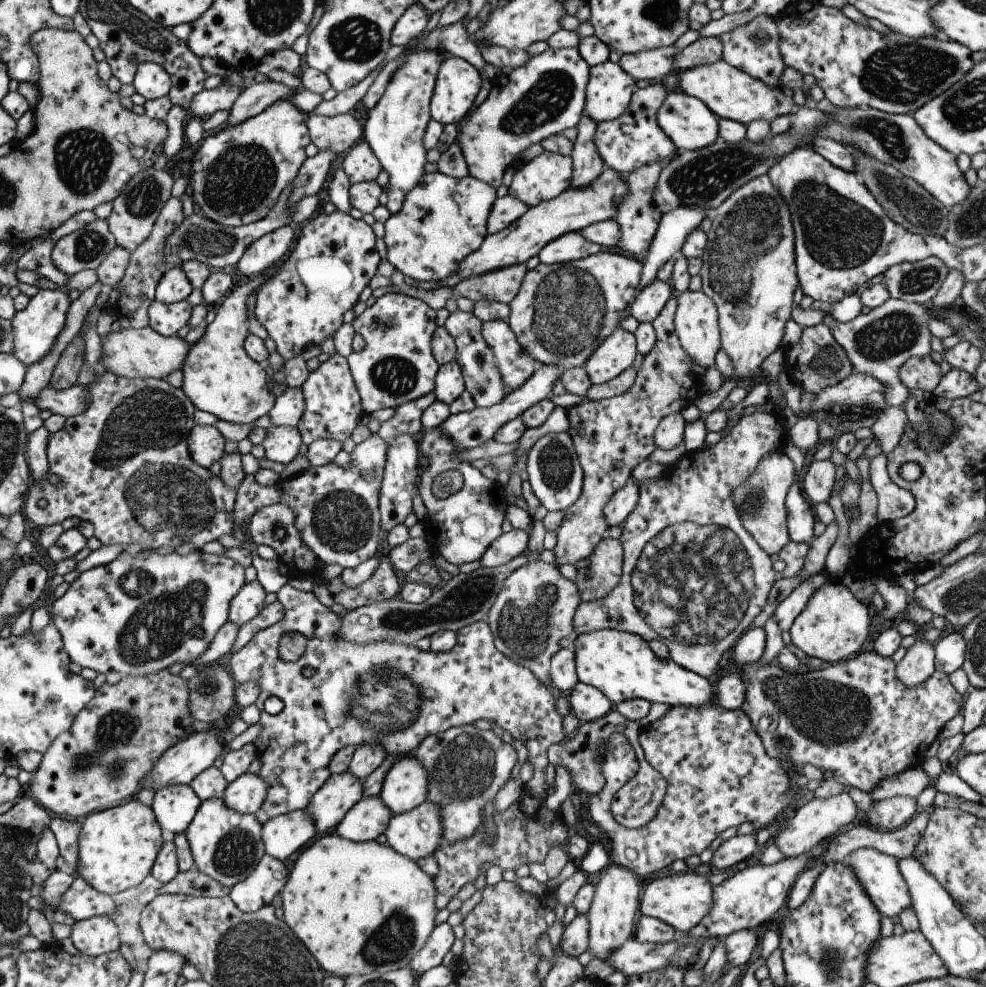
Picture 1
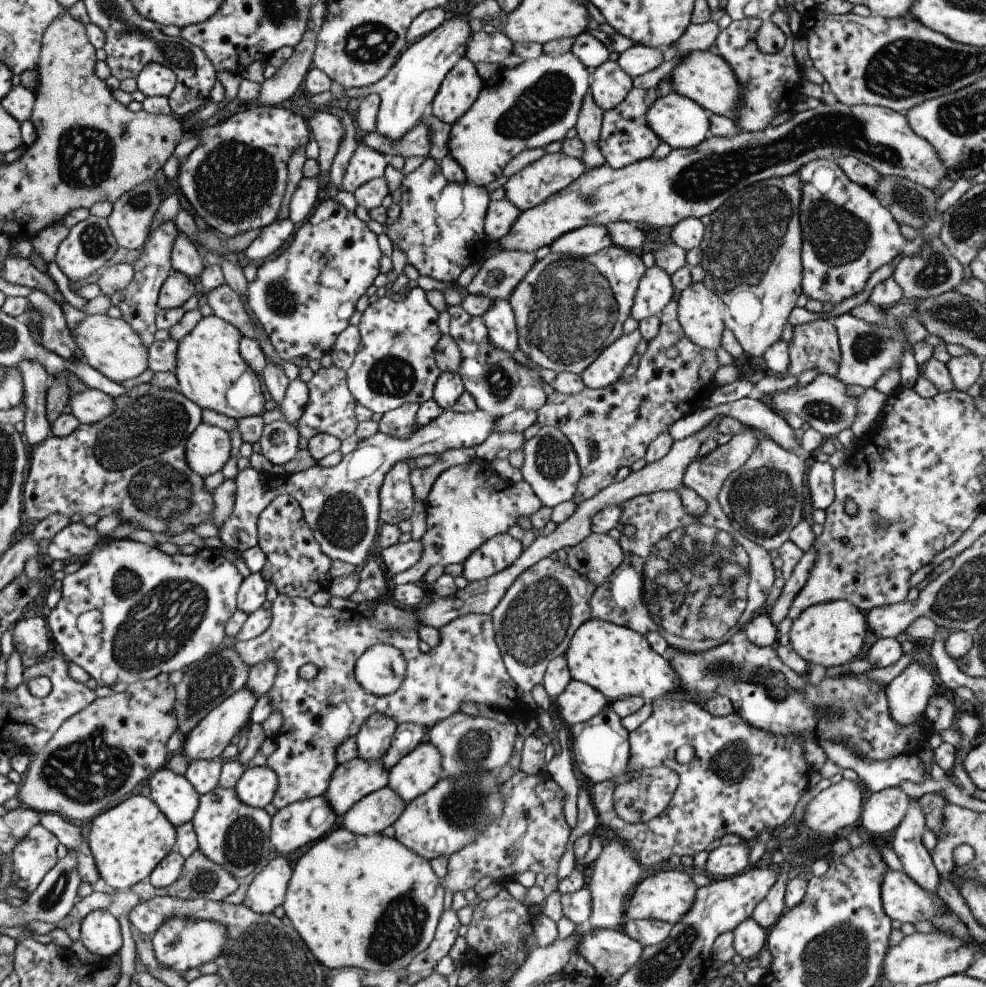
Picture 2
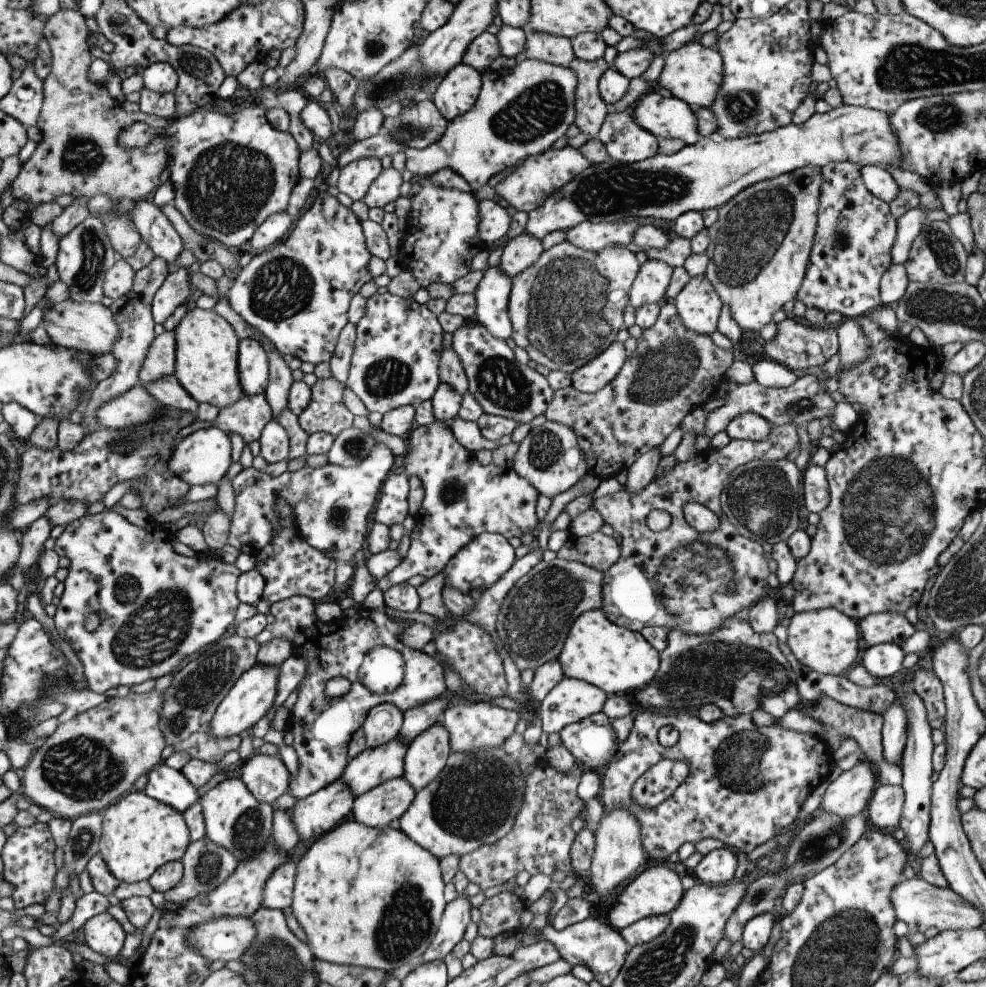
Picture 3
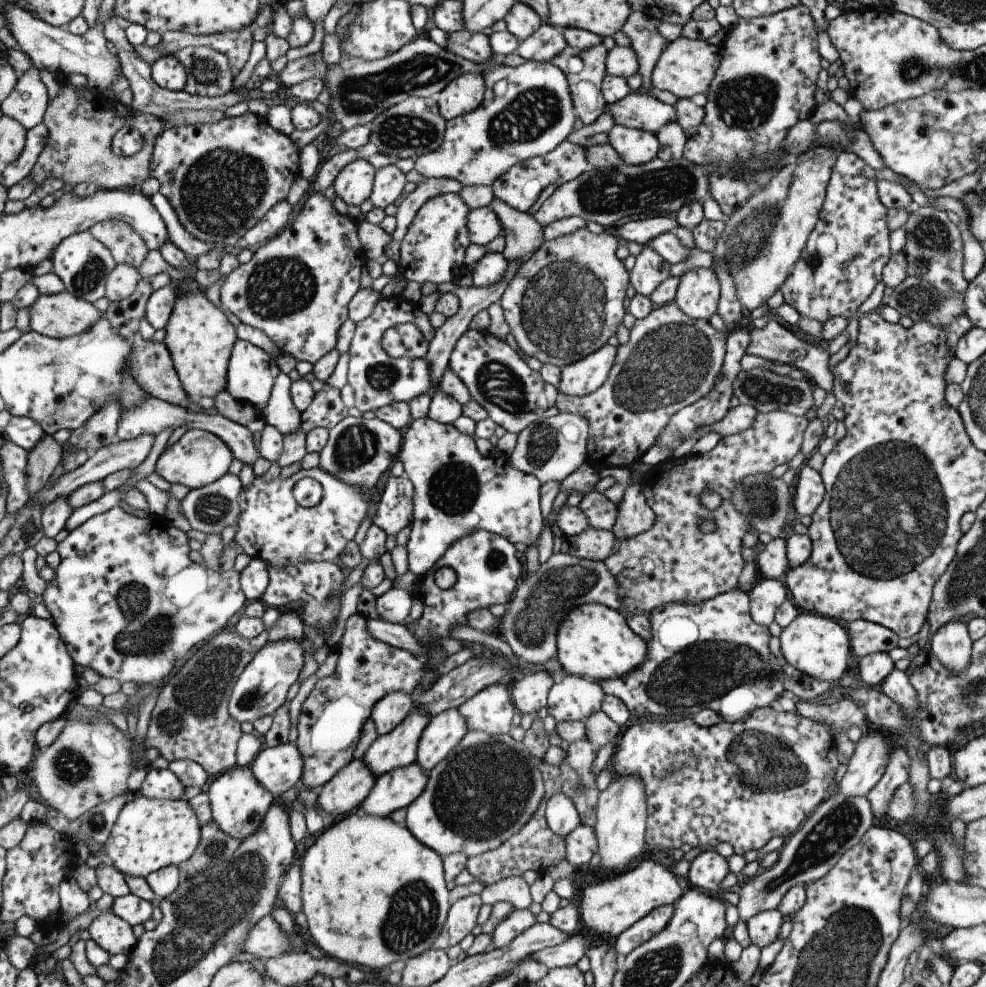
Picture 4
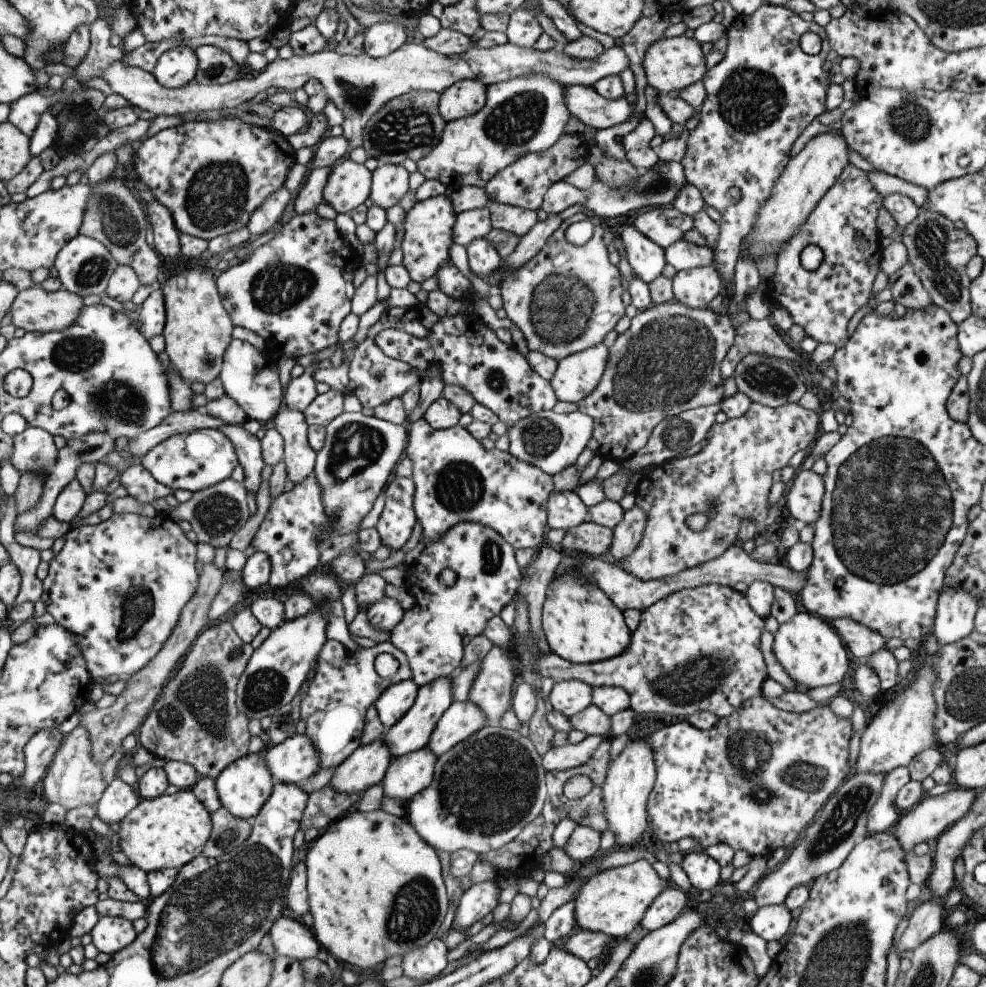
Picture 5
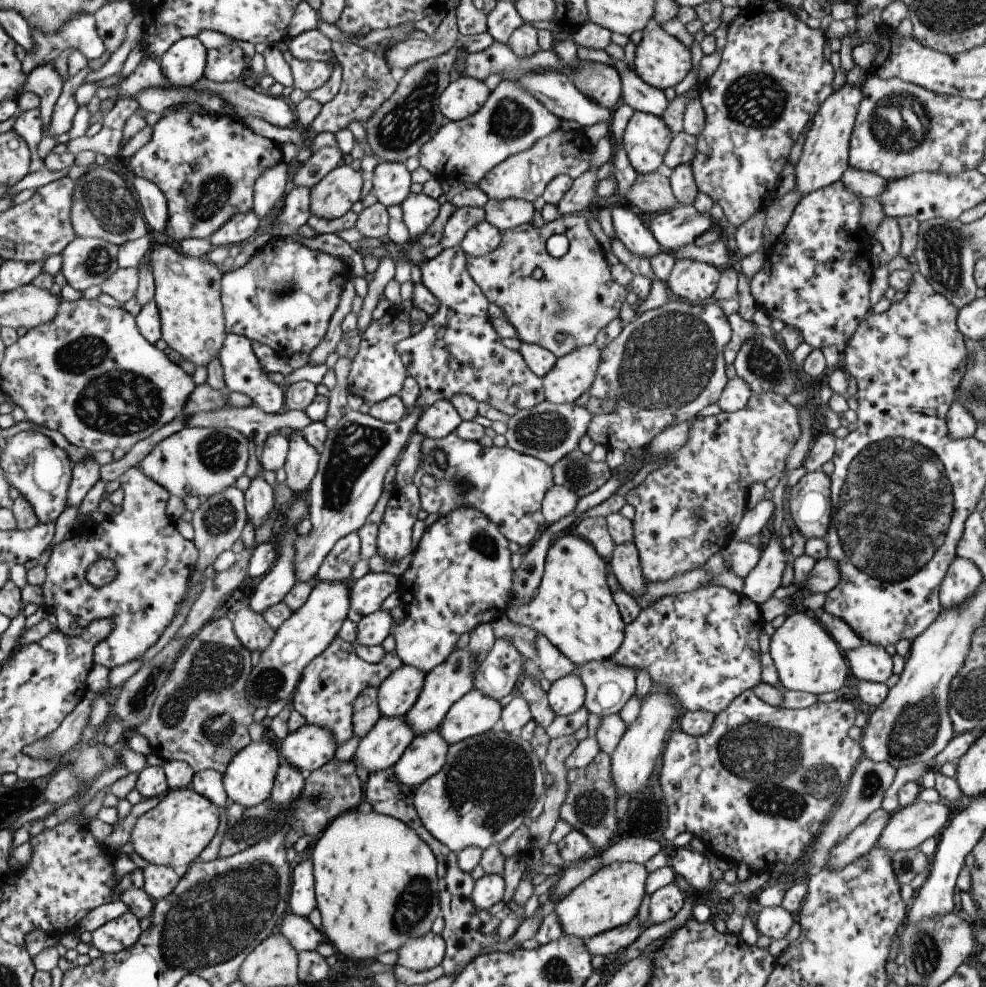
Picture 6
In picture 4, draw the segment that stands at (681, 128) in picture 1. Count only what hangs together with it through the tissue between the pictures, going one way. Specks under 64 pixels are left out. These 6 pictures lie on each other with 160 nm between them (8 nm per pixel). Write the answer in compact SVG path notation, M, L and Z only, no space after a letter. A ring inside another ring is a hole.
M631 91L621 100L605 104L615 125L656 133L659 127L675 120L675 109L649 94Z

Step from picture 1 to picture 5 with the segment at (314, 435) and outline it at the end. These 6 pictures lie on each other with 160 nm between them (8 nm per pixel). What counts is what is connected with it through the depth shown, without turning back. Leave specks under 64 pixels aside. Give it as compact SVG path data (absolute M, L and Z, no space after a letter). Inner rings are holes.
M329 389L327 392L315 396L302 415L308 425L325 427L332 418L343 412L342 404L343 394Z

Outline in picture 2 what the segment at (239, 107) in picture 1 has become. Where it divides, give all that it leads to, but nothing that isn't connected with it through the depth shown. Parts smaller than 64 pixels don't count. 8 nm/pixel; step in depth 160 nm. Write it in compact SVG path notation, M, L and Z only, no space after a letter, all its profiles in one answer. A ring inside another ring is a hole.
M308 27L305 34L301 36L300 42L293 46L293 54L289 56L289 60L287 60L271 78L267 78L267 80L264 80L259 86L259 96L255 98L257 106L276 106L277 104L281 104L281 102L289 99L295 90L299 88L299 84L303 83L303 78L305 78L305 74L309 71L313 48L315 48L315 34L315 30L311 30L311 28Z

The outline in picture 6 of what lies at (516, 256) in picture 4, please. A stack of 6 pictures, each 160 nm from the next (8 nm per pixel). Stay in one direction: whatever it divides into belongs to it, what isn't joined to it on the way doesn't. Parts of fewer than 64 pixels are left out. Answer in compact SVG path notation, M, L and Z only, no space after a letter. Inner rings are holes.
M506 198L500 201L487 199L482 209L484 219L500 232L531 222L534 211L531 201L518 198Z

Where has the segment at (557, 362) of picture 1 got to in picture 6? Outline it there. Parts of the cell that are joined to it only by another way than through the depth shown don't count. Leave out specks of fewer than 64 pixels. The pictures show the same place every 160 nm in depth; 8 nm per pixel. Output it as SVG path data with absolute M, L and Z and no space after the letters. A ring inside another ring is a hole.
M581 214L559 215L556 219L535 227L529 223L520 224L501 232L499 244L490 252L478 257L466 256L466 269L483 296L491 304L495 303L504 318L515 330L515 336L521 343L542 346L558 359L574 348L593 344L595 334L613 318L617 318L628 289L619 286L610 275L605 263L604 251L587 227ZM552 234L563 234L568 240L568 250L561 257L551 257L545 251L545 240ZM539 268L541 278L536 280L531 272ZM563 334L565 338L557 342L553 336Z

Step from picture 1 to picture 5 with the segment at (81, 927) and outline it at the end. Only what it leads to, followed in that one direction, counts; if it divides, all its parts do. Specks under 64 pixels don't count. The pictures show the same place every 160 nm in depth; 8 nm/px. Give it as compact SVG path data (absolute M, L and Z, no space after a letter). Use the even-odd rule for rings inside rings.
M98 917L89 936L91 936L91 944L98 952L112 955L115 951L131 944L136 933L131 921L115 917Z

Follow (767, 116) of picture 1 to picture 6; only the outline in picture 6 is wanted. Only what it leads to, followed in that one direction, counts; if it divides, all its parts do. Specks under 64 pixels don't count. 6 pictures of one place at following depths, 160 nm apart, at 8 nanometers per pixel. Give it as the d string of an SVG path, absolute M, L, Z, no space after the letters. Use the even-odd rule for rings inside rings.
M652 18L641 30L641 39L636 44L632 69L652 90L665 90L683 80L691 69L689 49L674 36L667 34Z

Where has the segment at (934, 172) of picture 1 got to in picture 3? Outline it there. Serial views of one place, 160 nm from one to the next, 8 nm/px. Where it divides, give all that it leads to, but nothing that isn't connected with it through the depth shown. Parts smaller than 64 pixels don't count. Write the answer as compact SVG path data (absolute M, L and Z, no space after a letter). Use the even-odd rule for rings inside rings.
M842 105L822 114L813 113L803 124L794 125L791 122L784 127L758 135L749 135L738 139L699 136L692 145L683 145L679 152L672 155L655 153L651 158L633 164L619 163L613 160L590 164L574 179L552 192L543 204L528 212L523 232L541 240L545 234L549 234L553 230L566 231L581 221L614 223L631 218L675 220L685 211L701 212L713 207L718 208L738 192L756 182L772 179L807 165L822 167L827 163L843 161L852 162L861 167L865 165L897 165L903 168L898 140L890 127L889 116L886 113L855 105Z

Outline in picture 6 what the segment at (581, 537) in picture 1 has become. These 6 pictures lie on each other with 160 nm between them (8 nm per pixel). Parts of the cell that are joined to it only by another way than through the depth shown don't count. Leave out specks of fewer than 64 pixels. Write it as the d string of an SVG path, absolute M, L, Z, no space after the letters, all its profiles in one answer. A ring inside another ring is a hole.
M672 299L668 300L663 306L655 307L654 309L649 308L649 310L640 309L637 311L635 320L631 320L631 322L622 328L616 338L611 340L611 342L600 350L599 364L597 365L593 382L588 388L589 398L585 404L586 410L589 411L591 415L586 428L587 436L589 436L594 444L601 444L601 446L604 446L606 449L618 448L623 453L632 448L643 449L649 444L650 440L654 436L657 436L665 427L685 422L687 419L693 419L697 416L696 414L699 410L705 408L708 404L716 403L725 383L728 381L727 377L725 377L726 362L724 361L722 352L730 339L730 334L730 326L726 316L716 303L694 306L693 304L683 302L683 300ZM605 398L615 398L615 400L617 400L613 412L607 413L601 410L601 402L603 402Z

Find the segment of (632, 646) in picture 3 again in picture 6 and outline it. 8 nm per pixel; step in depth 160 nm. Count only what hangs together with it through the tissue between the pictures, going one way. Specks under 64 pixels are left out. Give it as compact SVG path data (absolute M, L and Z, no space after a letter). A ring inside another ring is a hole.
M559 535L547 549L542 575L533 598L529 604L517 607L509 607L504 616L511 622L519 625L530 626L536 633L542 634L549 642L563 653L575 666L583 663L609 658L621 644L624 622L618 613L618 608L612 600L610 588L606 583L607 561L602 559L595 549L579 535Z

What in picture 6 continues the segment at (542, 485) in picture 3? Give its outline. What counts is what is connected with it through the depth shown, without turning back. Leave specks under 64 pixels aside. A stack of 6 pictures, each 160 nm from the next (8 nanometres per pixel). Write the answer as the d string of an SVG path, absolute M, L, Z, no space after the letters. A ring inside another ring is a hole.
M545 400L528 409L521 409L508 417L506 431L502 434L506 446L524 455L531 455L551 466L570 454L578 446L578 440L586 433L591 415L585 407L573 403L552 405Z

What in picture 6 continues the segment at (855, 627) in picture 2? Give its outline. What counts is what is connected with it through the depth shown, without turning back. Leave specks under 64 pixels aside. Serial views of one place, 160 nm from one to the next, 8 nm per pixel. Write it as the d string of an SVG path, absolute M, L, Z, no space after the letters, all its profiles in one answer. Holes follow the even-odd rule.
M808 612L787 614L781 626L771 635L768 653L776 670L778 687L784 691L802 690L815 696L823 692L839 693L845 682L848 666L843 652L821 624L813 617L809 618Z

